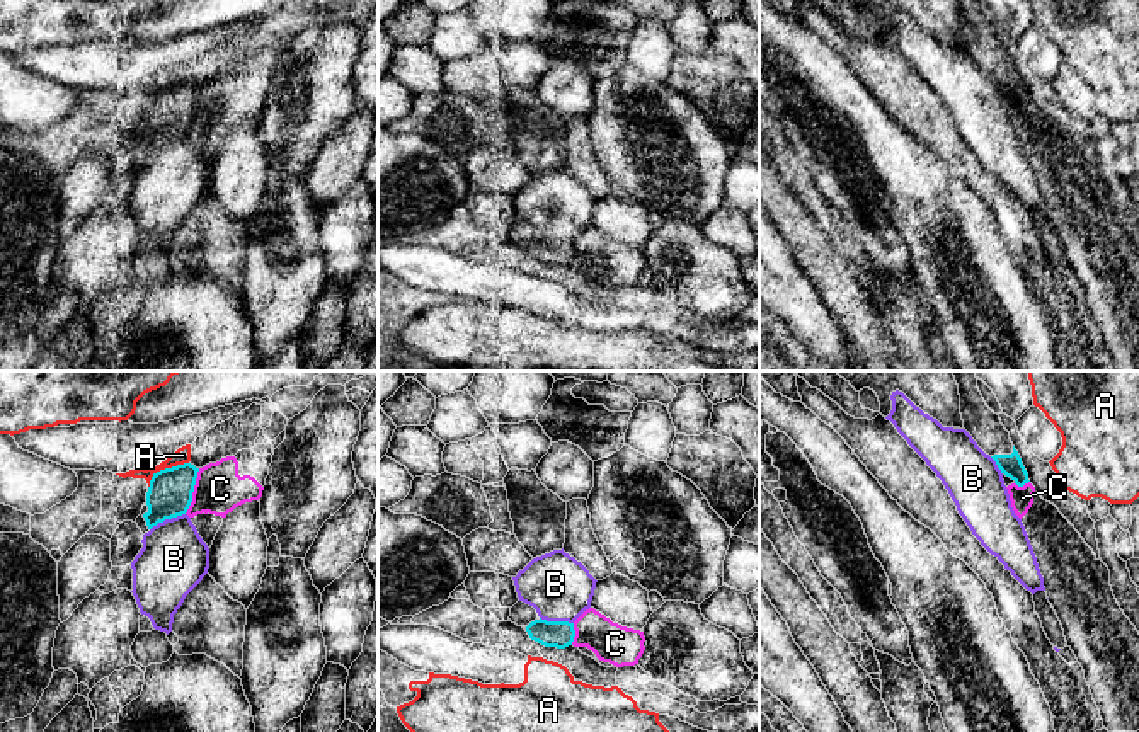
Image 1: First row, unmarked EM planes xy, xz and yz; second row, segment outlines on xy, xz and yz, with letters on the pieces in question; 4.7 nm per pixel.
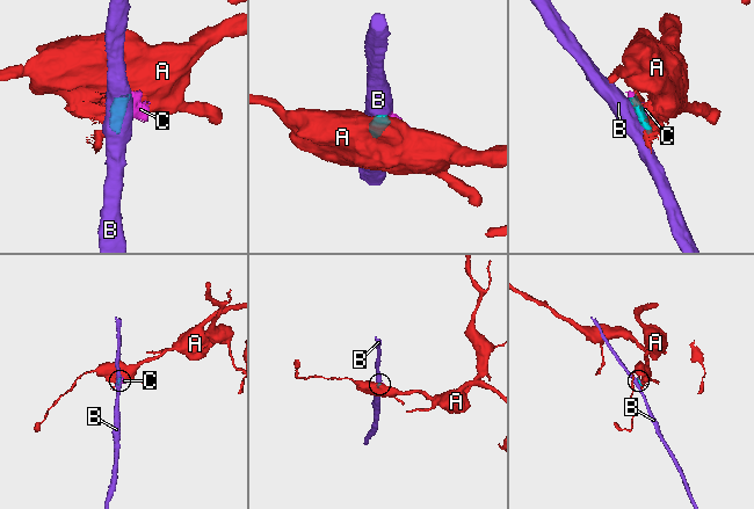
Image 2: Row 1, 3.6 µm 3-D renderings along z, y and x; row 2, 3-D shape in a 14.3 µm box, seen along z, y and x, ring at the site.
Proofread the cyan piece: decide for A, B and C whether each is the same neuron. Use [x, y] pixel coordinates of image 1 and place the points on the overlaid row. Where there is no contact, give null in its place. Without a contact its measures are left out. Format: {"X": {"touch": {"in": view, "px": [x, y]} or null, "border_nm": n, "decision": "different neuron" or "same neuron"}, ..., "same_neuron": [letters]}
{"A": {"touch": {"in": "xy", "px": [165, 468]}, "border_nm": 220, "decision": "different neuron"}, "B": {"touch": {"in": "xy", "px": [167, 518]}, "border_nm": 190, "decision": "different neuron"}, "C": {"touch": {"in": "xy", "px": [193, 491]}, "border_nm": 220, "decision": "different neuron"}, "same_neuron": []}

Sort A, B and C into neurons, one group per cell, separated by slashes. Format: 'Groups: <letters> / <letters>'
Groups: A / B / C

